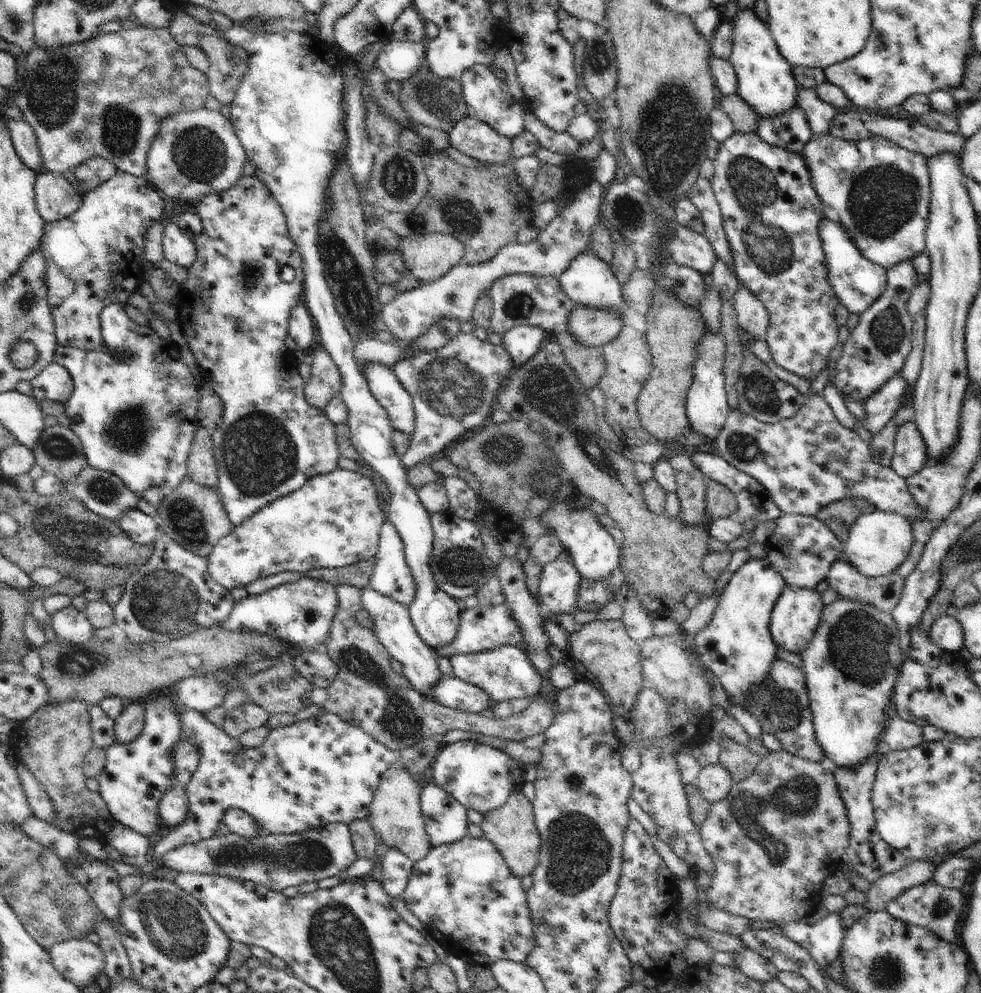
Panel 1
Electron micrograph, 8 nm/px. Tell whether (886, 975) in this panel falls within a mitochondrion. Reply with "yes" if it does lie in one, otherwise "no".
yes

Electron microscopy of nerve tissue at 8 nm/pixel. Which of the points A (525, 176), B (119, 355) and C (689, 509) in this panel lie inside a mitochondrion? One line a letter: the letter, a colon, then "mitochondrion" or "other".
A: other
B: other
C: other

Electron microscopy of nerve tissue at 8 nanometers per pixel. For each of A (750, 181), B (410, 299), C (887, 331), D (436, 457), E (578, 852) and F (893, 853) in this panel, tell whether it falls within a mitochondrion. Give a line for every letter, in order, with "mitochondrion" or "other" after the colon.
A: mitochondrion
B: other
C: mitochondrion
D: other
E: mitochondrion
F: other

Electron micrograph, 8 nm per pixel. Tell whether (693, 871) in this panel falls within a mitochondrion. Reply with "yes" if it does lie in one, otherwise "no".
no

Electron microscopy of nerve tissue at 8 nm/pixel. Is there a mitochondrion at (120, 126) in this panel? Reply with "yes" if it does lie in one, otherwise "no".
yes

